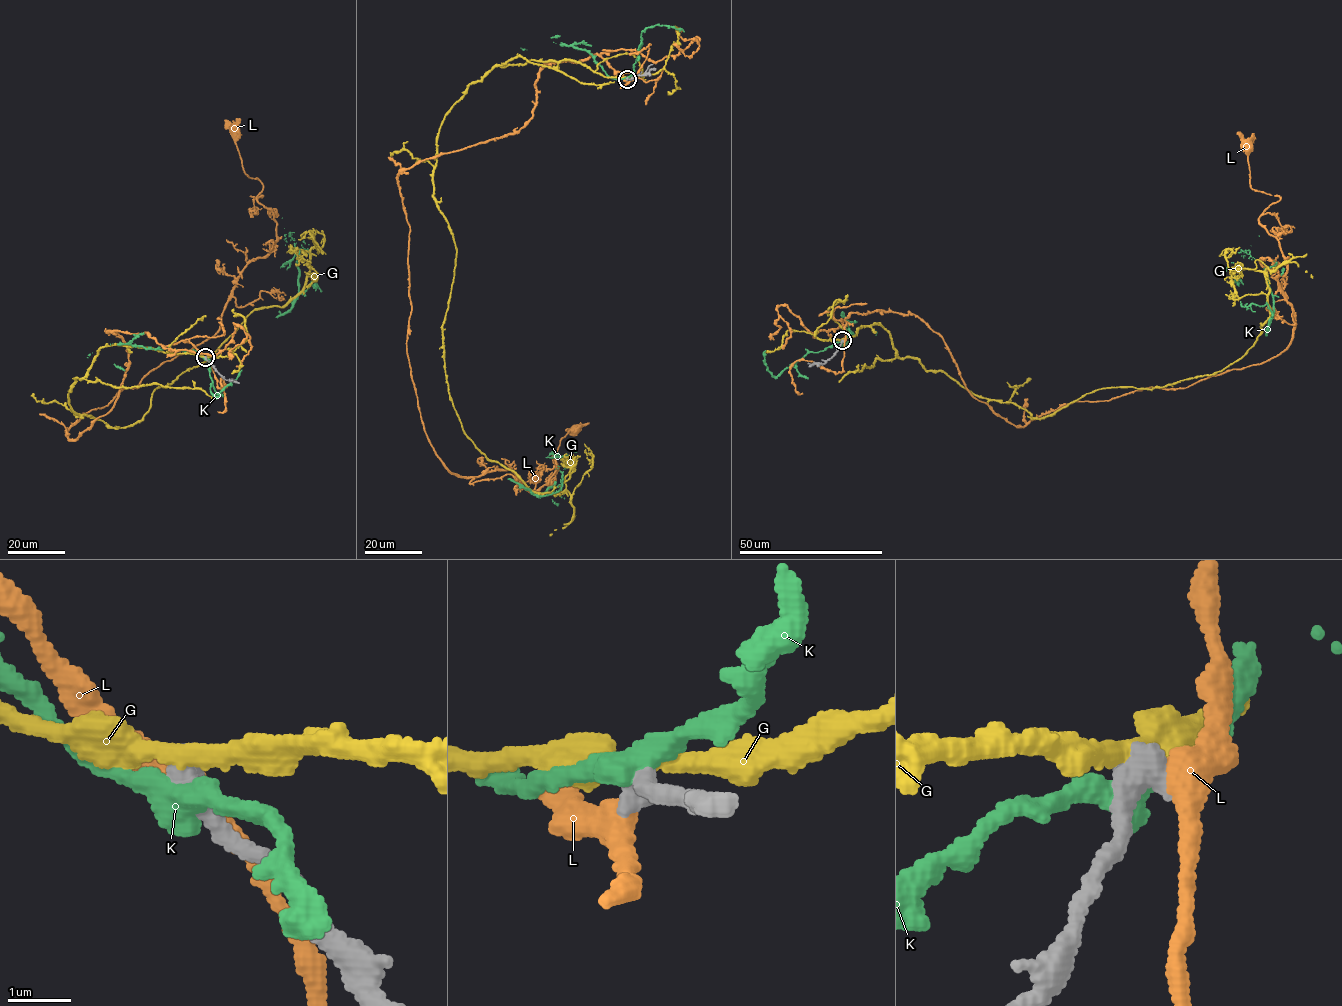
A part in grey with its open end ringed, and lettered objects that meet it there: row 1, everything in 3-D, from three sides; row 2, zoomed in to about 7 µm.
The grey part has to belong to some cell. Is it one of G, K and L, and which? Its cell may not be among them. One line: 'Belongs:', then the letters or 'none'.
Belongs: none

